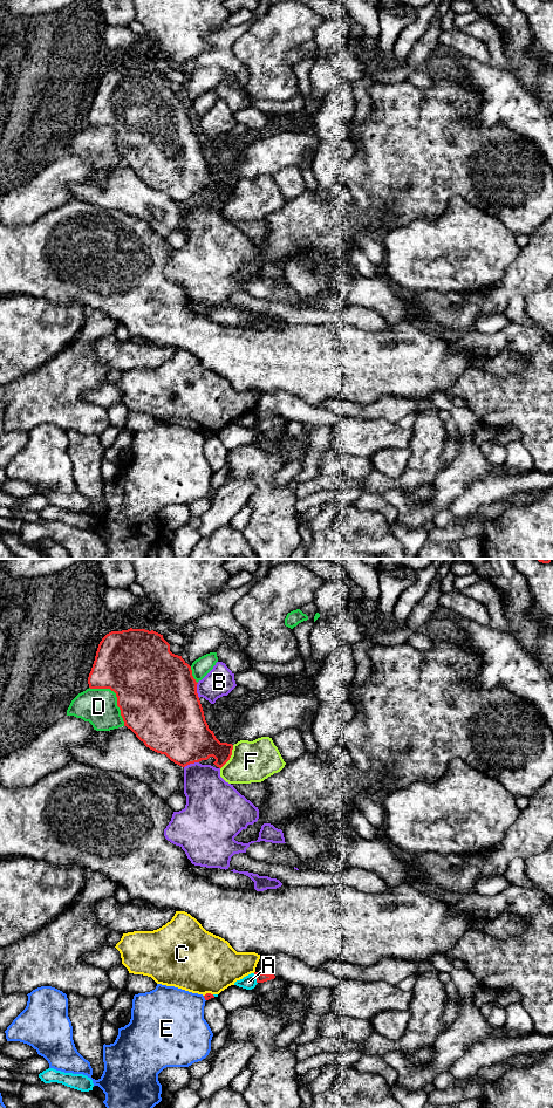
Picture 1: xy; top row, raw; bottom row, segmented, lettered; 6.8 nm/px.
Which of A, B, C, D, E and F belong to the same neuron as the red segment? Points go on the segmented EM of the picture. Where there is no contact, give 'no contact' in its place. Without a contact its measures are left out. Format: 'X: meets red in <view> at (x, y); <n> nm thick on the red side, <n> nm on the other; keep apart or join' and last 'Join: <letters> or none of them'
A: meets red in xy at (255, 978); 60 nm thick on the red side, 90 nm on the other; keep apart
B: meets red in xy at (196, 690); 500 nm thick on the red side, 200 nm on the other; keep apart
C: meets red in xy at (207, 993); 50 nm thick on the red side, 440 nm on the other; keep apart
D: meets red in xy at (116, 696); 500 nm thick on the red side, 260 nm on the other; keep apart
E: meets red in xy at (204, 997); 50 nm thick on the red side, 400 nm on the other; keep apart
F: meets red in xy at (230, 757); 240 nm thick on the red side, 280 nm on the other; keep apart
Join: none of them

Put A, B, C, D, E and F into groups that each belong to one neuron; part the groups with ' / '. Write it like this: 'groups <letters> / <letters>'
groups A / B / C / D / E / F

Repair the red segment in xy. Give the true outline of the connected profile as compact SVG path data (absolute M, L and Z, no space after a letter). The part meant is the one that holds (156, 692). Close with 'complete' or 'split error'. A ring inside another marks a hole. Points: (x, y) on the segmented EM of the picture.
M132 628L107 634L98 644L88 684L90 689L114 691L124 726L175 764L185 767L213 757L213 764L221 768L230 760L233 745L220 743L209 729L191 666L170 651L163 635Z; complete

